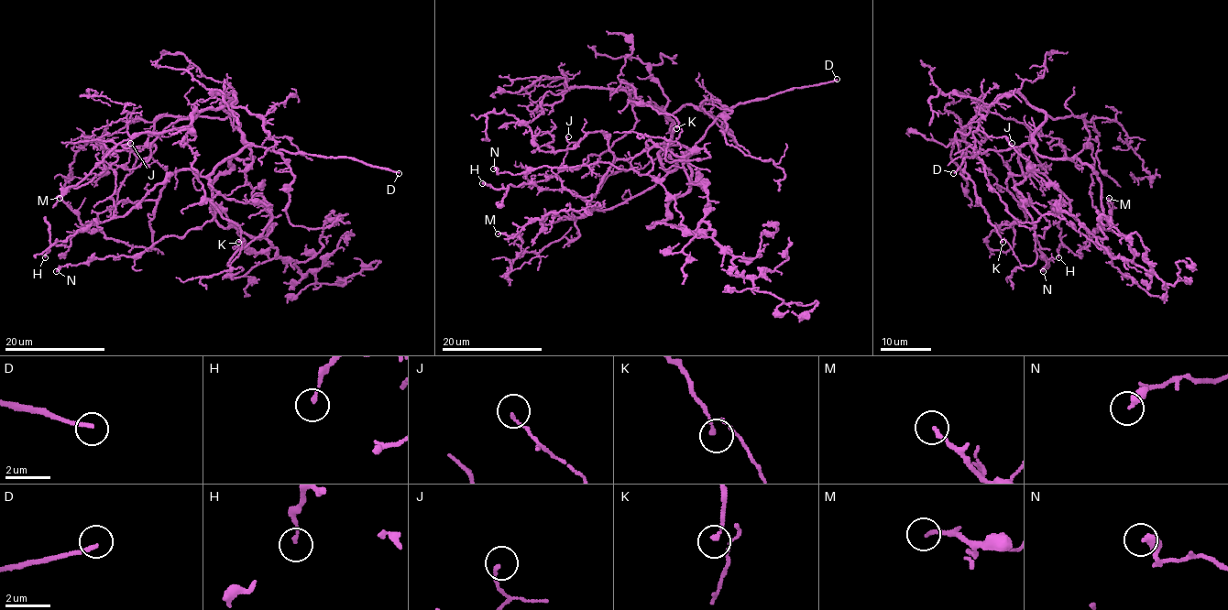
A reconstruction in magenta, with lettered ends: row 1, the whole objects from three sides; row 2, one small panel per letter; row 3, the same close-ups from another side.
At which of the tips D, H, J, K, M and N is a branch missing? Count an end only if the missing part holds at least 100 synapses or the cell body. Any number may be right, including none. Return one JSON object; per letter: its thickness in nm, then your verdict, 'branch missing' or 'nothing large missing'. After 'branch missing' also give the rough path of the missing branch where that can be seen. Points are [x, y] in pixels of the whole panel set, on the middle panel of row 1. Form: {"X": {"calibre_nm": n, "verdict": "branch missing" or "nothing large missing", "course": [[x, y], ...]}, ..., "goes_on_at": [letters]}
{"D": {"calibre_nm": 160, "verdict": "branch missing"}, "H": {"calibre_nm": 130, "verdict": "nothing large missing"}, "J": {"calibre_nm": 120, "verdict": "nothing large missing"}, "K": {"calibre_nm": 170, "verdict": "nothing large missing"}, "M": {"calibre_nm": 160, "verdict": "nothing large missing"}, "N": {"calibre_nm": 380, "verdict": "nothing large missing"}, "goes_on_at": ["D"]}

